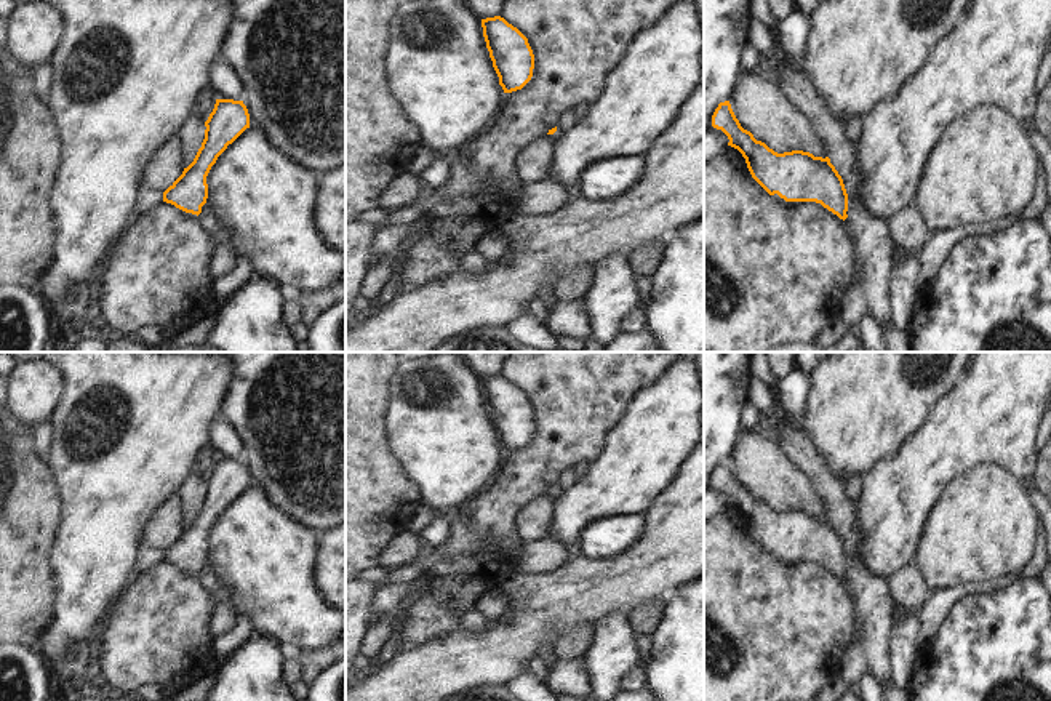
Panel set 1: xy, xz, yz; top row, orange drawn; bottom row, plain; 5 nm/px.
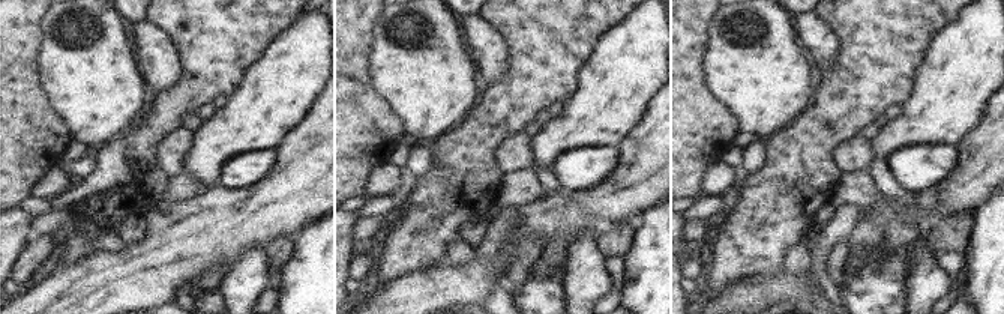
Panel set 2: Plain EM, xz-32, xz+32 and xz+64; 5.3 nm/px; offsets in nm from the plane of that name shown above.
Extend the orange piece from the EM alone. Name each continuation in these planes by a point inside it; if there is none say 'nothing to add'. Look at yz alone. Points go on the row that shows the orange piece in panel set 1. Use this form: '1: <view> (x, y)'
nothing to add

